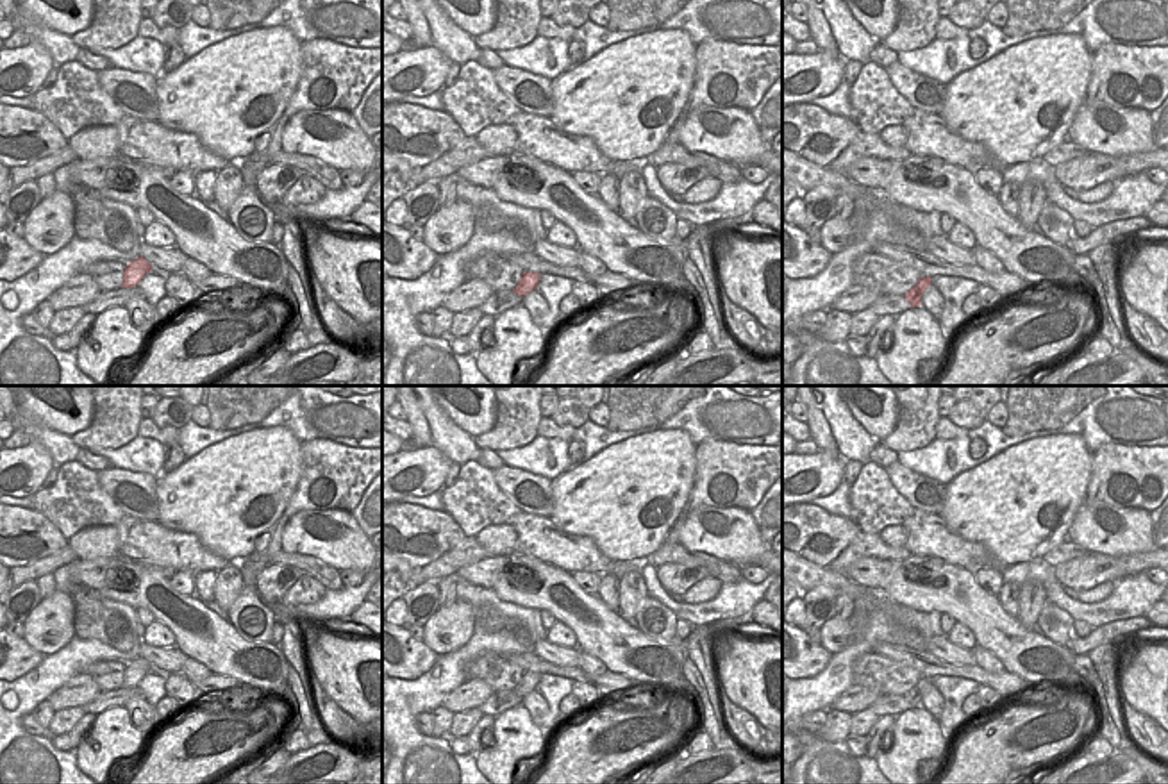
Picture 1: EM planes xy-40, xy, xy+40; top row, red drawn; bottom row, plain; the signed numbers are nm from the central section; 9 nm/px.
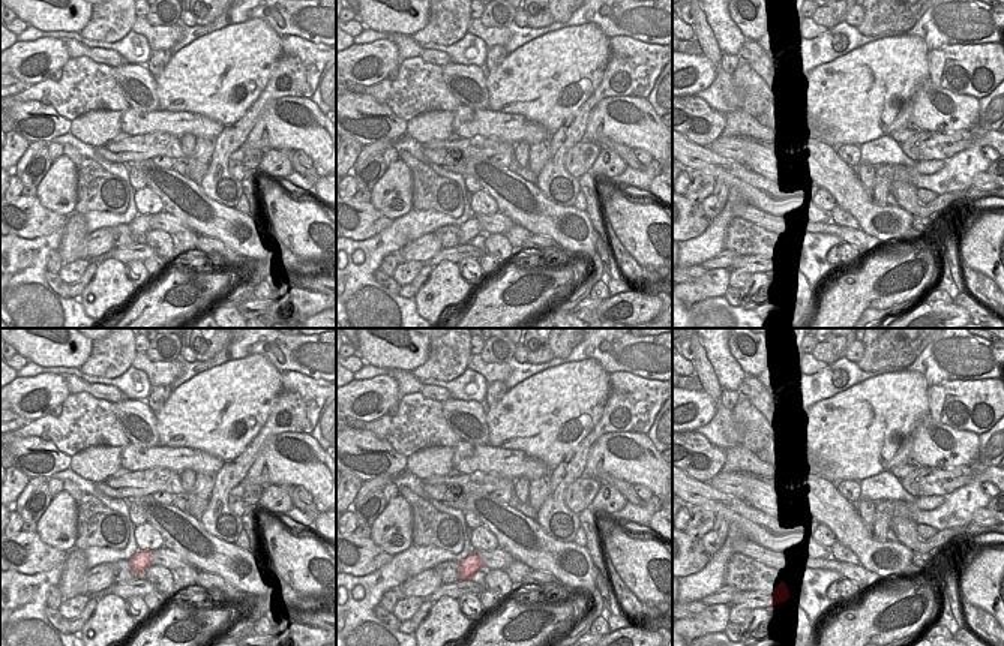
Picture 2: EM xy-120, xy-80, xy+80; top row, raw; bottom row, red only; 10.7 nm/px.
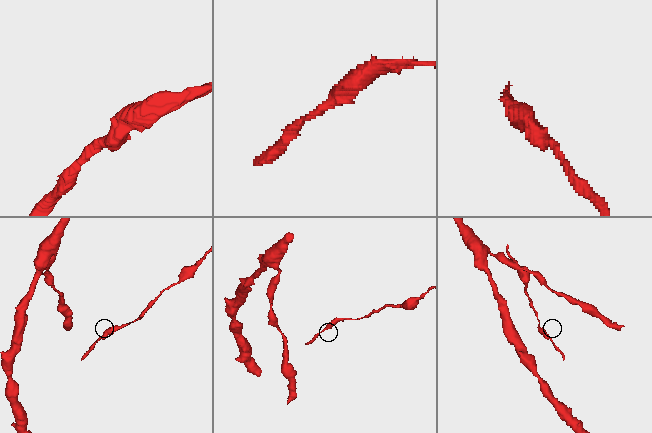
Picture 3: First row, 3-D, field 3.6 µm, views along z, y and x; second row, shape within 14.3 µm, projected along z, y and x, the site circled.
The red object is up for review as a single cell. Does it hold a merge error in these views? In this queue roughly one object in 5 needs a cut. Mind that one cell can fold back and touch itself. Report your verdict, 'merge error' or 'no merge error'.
no merge error

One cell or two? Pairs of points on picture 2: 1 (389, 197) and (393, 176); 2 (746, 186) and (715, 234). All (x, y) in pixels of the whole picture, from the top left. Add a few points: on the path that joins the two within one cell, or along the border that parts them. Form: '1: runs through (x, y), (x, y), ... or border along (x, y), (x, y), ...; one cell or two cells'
1: runs through (393, 192), (393, 180); one cell
2: border along (730, 186), (748, 201); two cells

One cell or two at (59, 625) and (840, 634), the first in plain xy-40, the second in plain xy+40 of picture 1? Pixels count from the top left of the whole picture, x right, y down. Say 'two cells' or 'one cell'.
one cell

